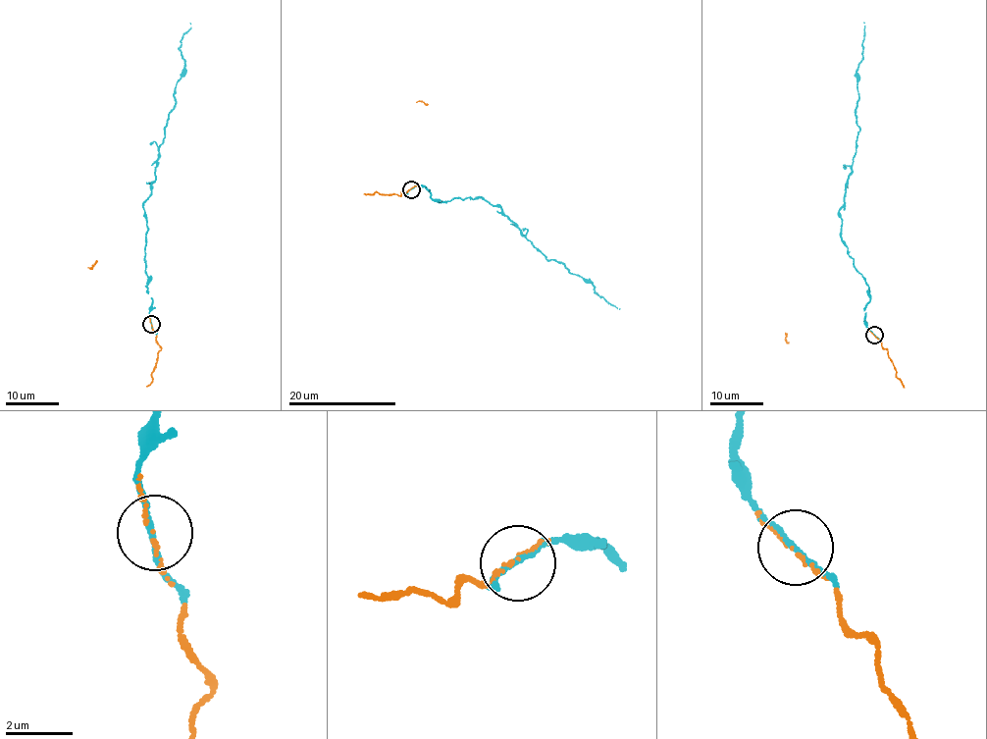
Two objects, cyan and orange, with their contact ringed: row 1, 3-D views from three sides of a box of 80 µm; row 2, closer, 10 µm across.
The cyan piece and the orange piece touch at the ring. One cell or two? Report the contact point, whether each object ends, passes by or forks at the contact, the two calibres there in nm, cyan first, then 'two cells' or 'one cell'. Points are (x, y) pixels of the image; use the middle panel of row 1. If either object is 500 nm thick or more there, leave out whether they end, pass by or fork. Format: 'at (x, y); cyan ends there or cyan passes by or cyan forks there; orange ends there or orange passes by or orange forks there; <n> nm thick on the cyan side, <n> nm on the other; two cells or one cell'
at (411, 189); cyan passes by; orange passes by; 150 nm thick on the cyan side, 60 nm on the other; one cell

